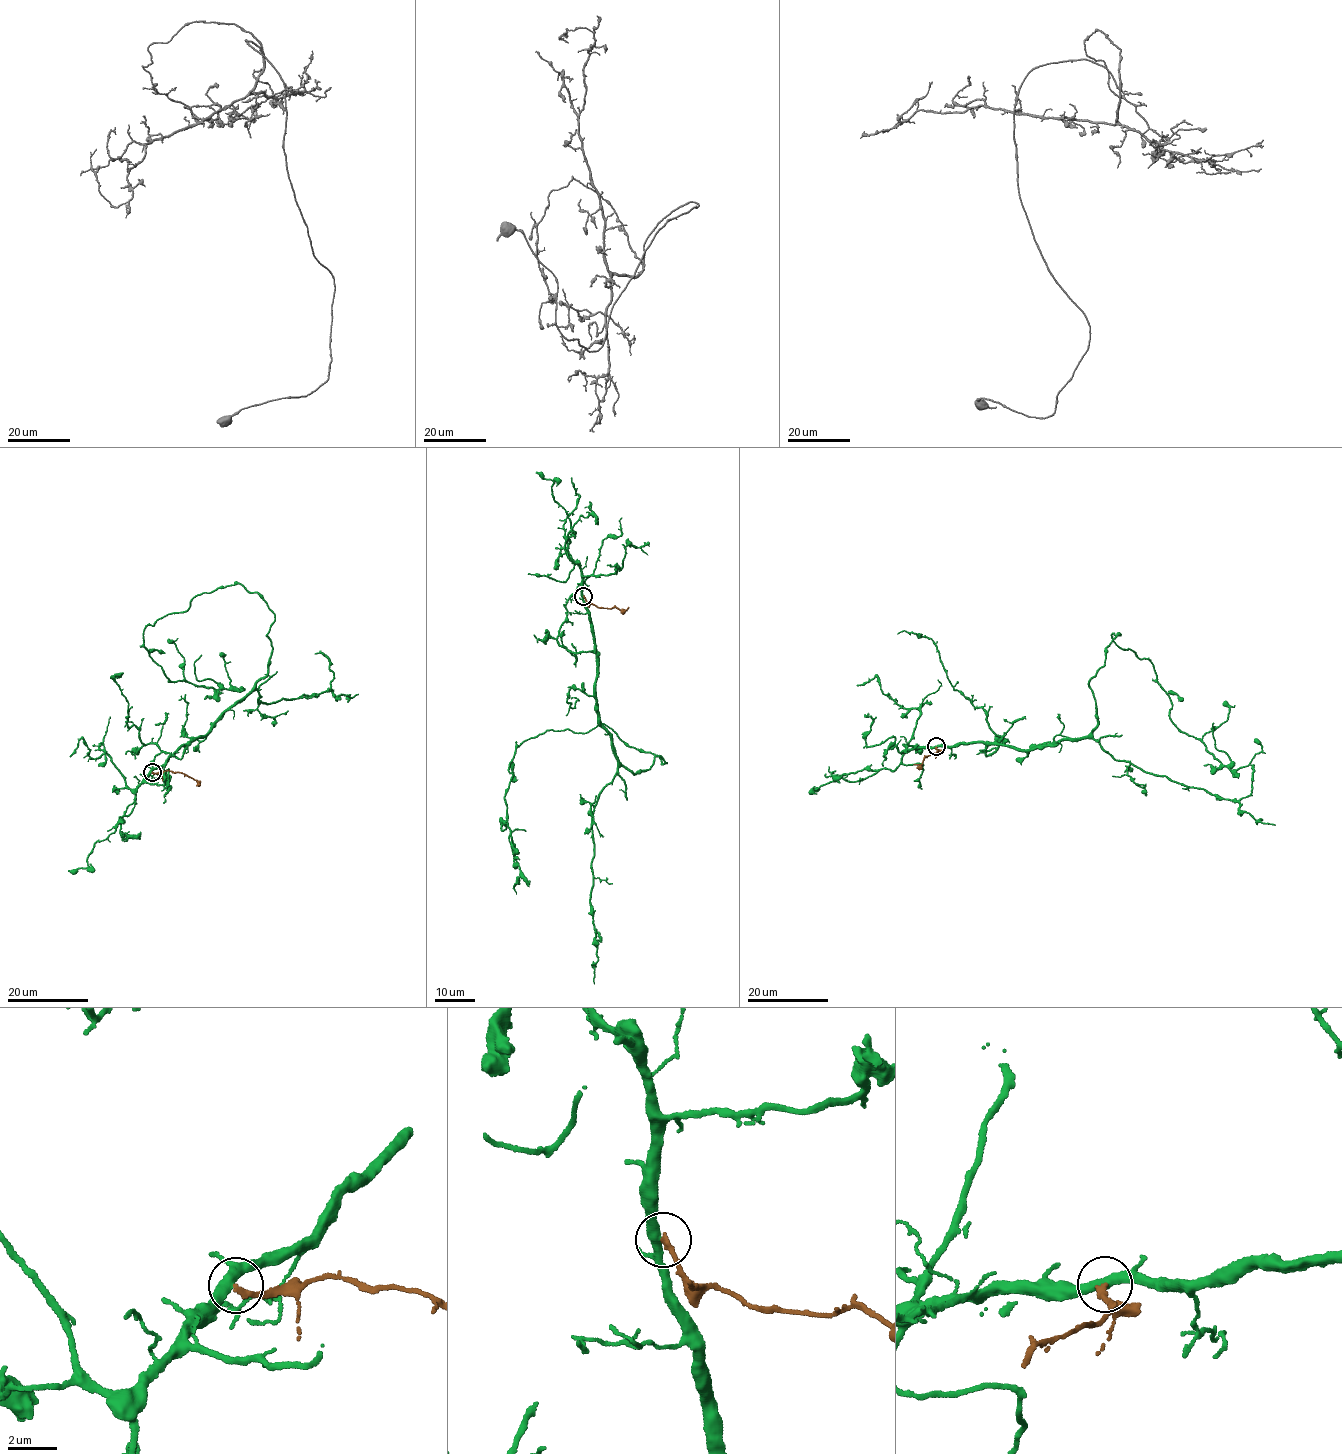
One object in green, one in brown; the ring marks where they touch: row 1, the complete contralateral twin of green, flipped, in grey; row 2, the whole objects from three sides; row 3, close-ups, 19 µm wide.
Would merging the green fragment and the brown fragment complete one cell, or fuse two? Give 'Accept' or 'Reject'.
Reject

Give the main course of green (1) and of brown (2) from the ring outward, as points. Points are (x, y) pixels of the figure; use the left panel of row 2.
1: (151, 772), (266, 674), (258, 593), (202, 592), (144, 631), (170, 681), (220, 688), (195, 679), (201, 655)
2: (152, 772), (185, 773), (200, 782)

